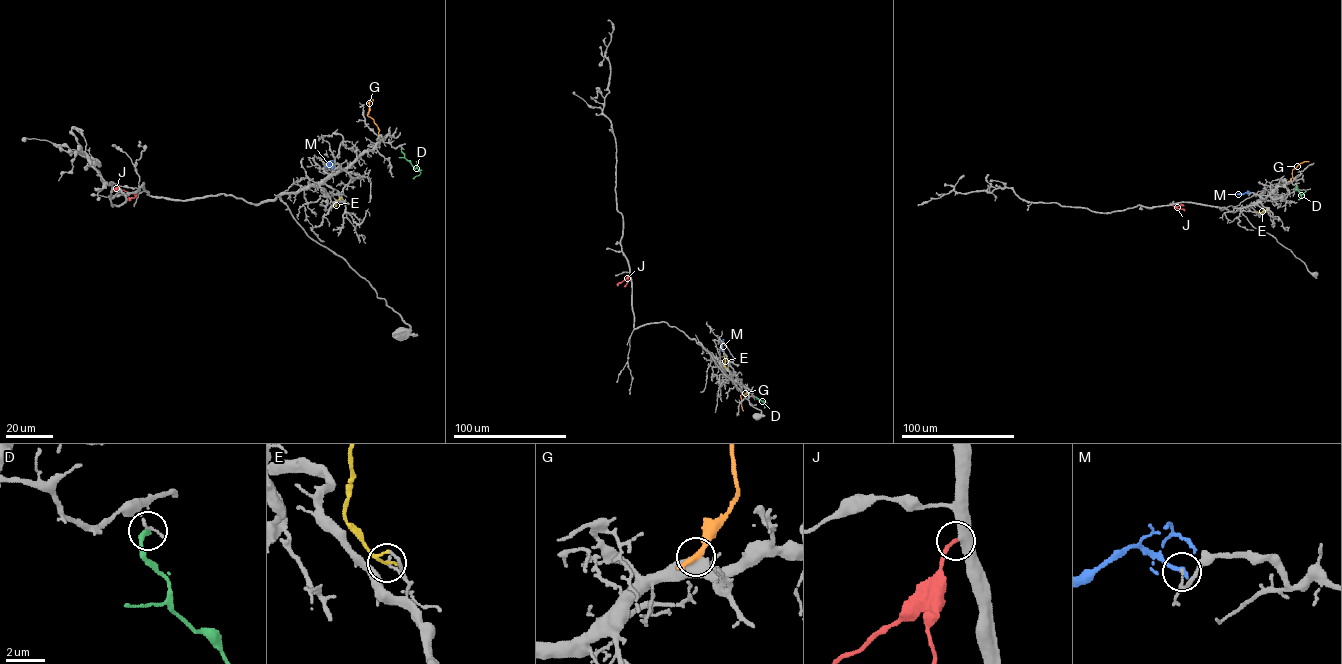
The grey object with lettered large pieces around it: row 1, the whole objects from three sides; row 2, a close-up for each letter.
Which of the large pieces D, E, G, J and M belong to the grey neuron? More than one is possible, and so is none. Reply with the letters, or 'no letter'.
J

